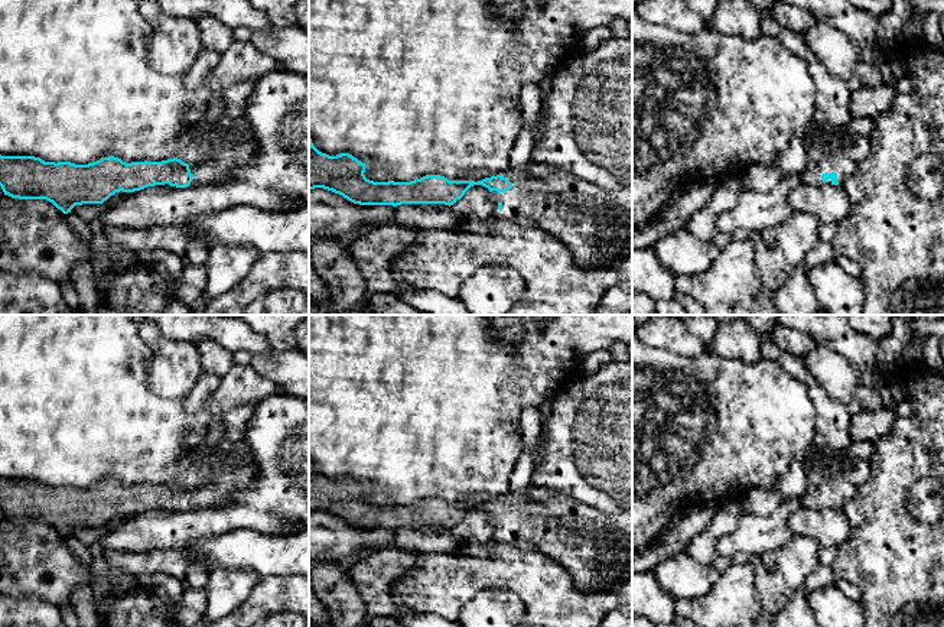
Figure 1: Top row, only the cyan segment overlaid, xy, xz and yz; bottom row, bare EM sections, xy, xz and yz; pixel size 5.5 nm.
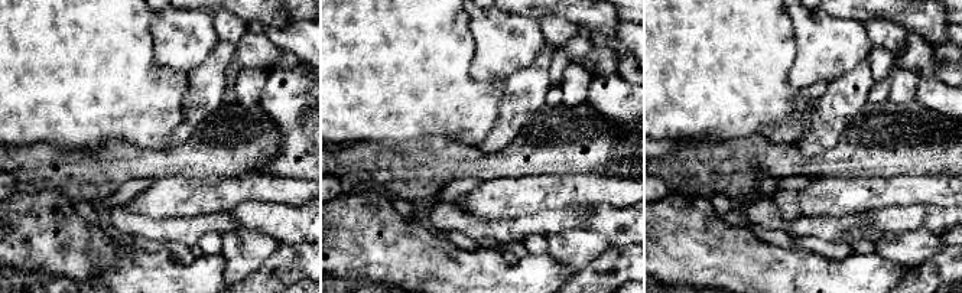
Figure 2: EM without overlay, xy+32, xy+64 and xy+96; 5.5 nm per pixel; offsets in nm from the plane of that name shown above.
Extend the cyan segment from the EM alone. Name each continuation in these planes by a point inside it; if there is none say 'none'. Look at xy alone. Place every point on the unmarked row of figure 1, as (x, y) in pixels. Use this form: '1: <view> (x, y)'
1: xy (211, 471)

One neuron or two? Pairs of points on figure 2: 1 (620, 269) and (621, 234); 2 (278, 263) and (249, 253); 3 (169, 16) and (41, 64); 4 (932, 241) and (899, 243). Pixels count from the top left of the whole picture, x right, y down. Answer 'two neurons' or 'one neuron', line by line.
1: two neurons
2: two neurons
3: two neurons
4: one neuron

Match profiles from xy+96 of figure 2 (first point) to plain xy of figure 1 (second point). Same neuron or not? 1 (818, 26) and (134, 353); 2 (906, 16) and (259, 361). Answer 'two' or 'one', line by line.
1: two
2: two

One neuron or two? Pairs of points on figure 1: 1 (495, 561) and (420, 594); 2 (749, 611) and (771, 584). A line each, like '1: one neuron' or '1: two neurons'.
1: one neuron
2: two neurons

